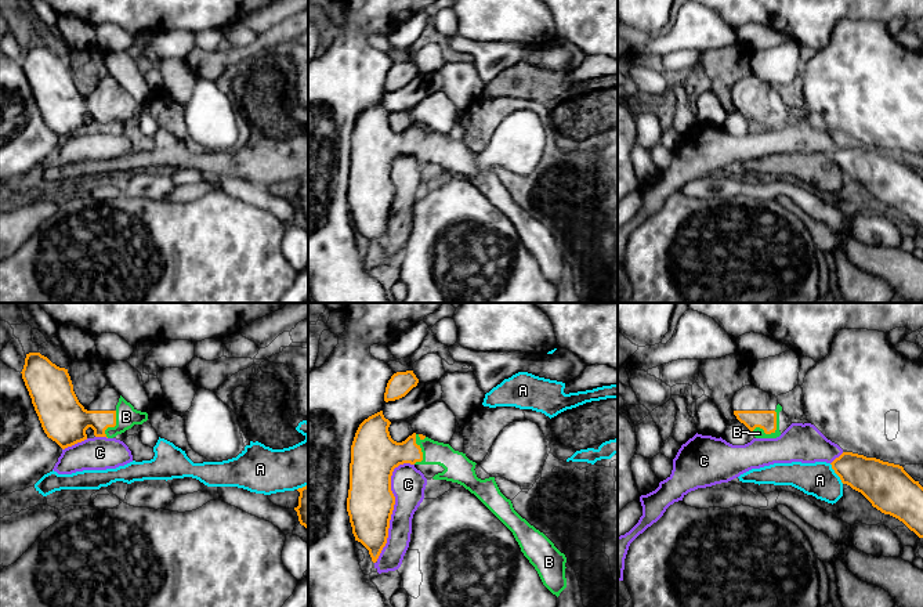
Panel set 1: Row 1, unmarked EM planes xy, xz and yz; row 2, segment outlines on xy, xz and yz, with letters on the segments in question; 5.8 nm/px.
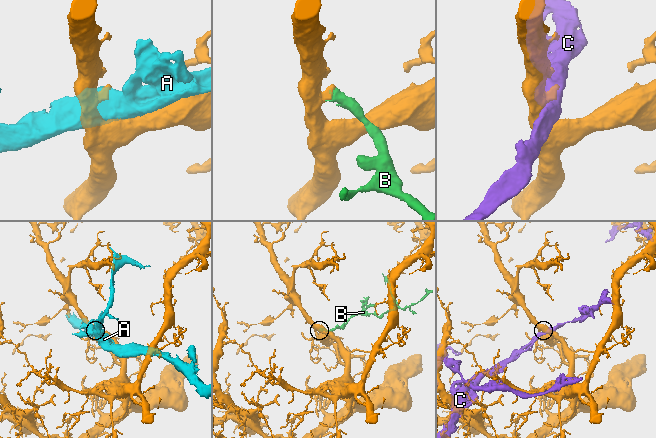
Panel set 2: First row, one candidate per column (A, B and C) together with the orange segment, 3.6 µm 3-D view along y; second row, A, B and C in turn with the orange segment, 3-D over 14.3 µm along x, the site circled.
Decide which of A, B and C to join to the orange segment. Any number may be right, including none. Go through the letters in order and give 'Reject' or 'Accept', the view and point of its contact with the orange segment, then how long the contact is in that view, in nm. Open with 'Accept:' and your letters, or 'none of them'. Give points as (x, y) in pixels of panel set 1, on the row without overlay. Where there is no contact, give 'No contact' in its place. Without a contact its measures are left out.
Accept: B
A: Reject. Touches orange at yz (835, 162). Shared border 150 nm
B: Accept. Touches orange at xz (420, 141). Shared border 180 nm
C: Reject. Touches orange at xz (393, 197). Shared border 650 nm

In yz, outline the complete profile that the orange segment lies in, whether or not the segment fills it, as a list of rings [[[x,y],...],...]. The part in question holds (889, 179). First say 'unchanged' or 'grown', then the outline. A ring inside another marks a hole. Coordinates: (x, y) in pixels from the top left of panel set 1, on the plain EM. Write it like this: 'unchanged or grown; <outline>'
unchanged; [[[843,142],[830,155],[843,174],[923,228],[923,177],[902,156],[853,142]]]

